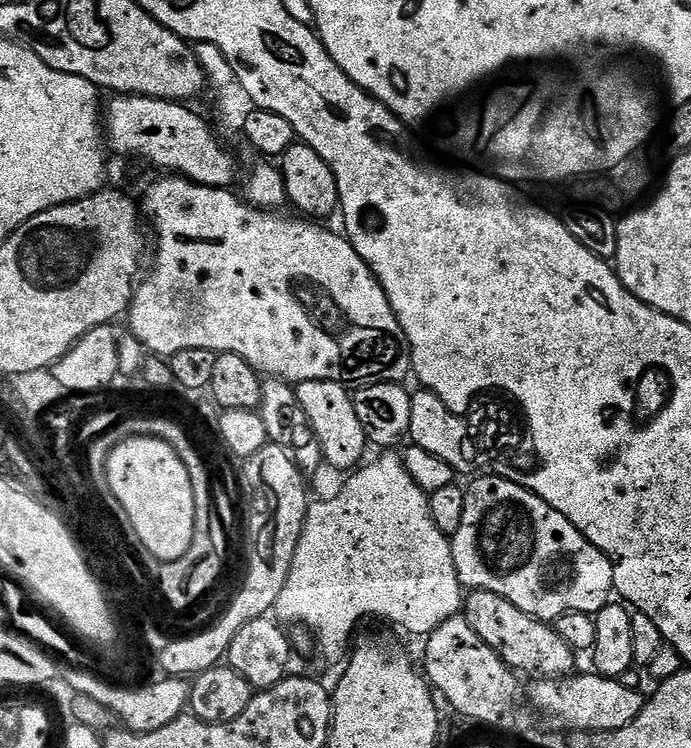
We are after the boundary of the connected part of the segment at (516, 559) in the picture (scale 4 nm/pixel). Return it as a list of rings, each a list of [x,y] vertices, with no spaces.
[[[495,474],[479,476],[475,477],[477,480],[472,485],[467,485],[464,494],[466,498],[466,510],[462,510],[462,526],[458,526],[458,534],[450,537],[452,541],[452,553],[454,554],[454,566],[458,570],[458,578],[461,585],[468,590],[490,590],[494,594],[506,598],[506,602],[514,602],[514,606],[518,606],[518,610],[522,610],[526,614],[530,614],[534,618],[545,622],[554,622],[559,616],[567,612],[594,614],[606,607],[614,596],[612,563],[608,561],[608,556],[599,552],[565,516],[558,514],[558,510],[554,510],[546,502],[542,502],[542,498],[538,498],[530,490],[526,490],[520,484],[510,482],[506,478]]]

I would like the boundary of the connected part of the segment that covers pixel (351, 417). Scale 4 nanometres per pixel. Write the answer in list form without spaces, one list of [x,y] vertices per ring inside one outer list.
[[[311,380],[305,384],[295,385],[295,389],[298,402],[302,410],[306,410],[306,418],[310,418],[310,426],[322,446],[325,465],[329,469],[355,469],[365,459],[364,448],[367,449],[369,443],[362,430],[362,422],[358,422],[358,414],[354,414],[352,392],[345,385],[335,384],[329,380]]]

